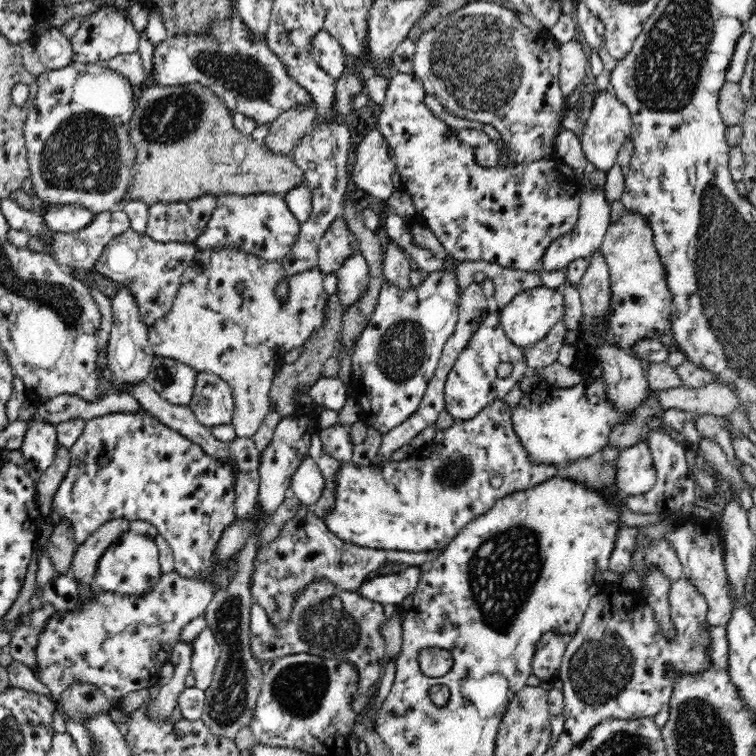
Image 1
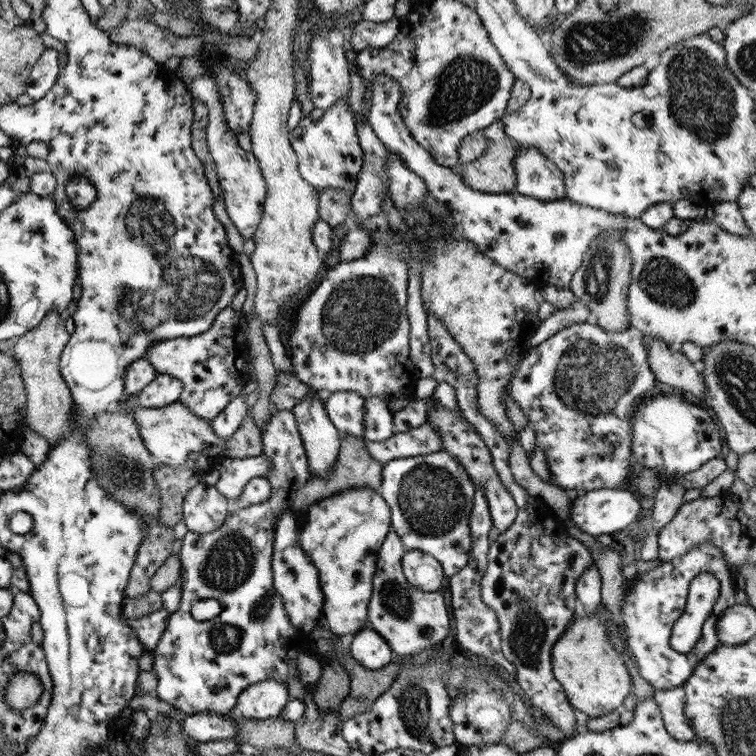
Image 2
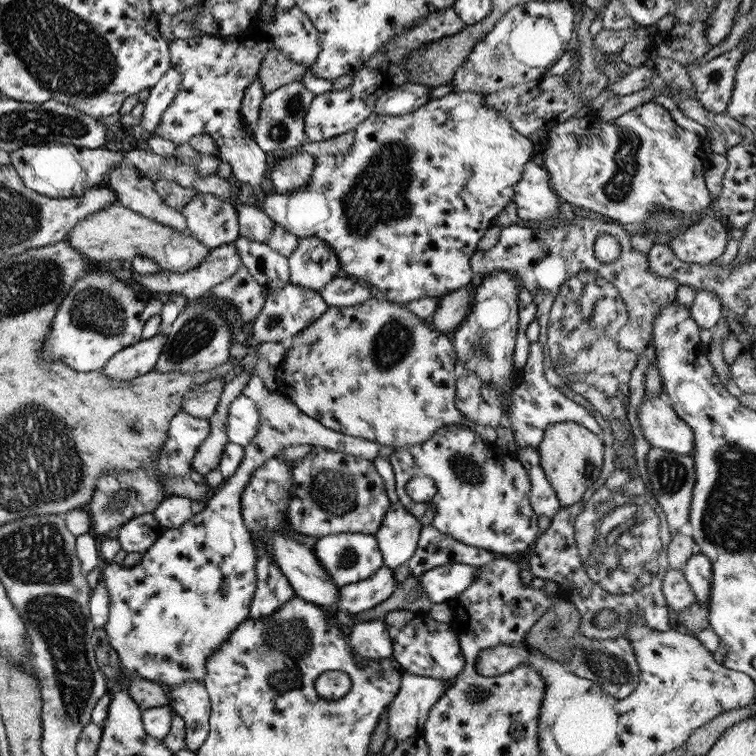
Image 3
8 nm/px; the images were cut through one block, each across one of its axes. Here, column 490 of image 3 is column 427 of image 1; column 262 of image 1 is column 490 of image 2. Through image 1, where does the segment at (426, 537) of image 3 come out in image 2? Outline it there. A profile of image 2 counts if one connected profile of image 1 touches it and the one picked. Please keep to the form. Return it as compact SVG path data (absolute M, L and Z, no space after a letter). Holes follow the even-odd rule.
M428 316L426 324L430 346L429 356L434 368L432 377L453 387L456 405L460 414L471 427L475 428L475 432L479 434L481 440L487 445L492 456L495 472L503 486L505 486L506 491L513 497L516 506L516 515L513 522L505 530L502 530L495 540L488 544L487 568L485 568L485 574L481 577L480 582L481 600L497 616L501 654L507 659L507 662L513 665L515 682L525 692L525 696L533 702L532 711L541 710L543 713L539 713L539 715L547 716L549 718L547 722L561 730L562 740L567 740L576 730L576 720L562 686L553 676L550 652L553 643L566 631L568 623L571 622L571 619L575 617L575 612L578 611L574 586L579 575L583 574L589 566L595 566L592 553L588 550L584 541L573 538L571 528L559 520L553 511L549 511L549 507L541 502L540 498L531 496L522 486L515 482L509 468L508 456L510 449L506 443L506 438L503 438L501 434L497 434L497 428L493 428L493 424L489 420L485 420L478 411L476 401L478 378L471 360L463 354L453 337L445 330L445 326L435 316Z

